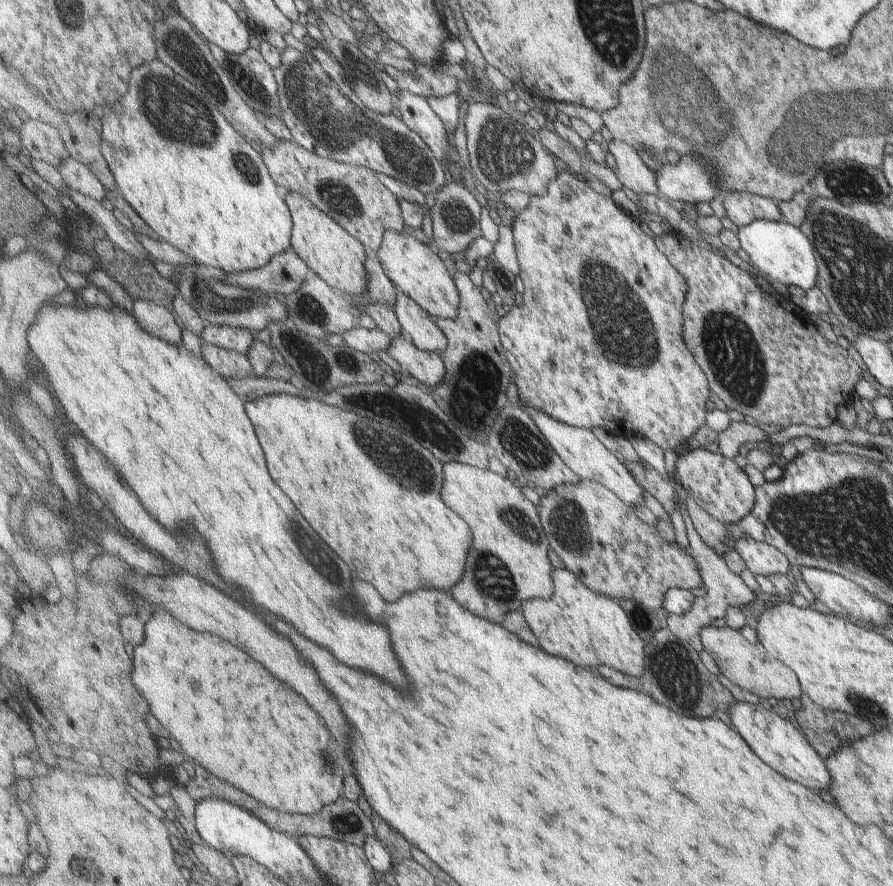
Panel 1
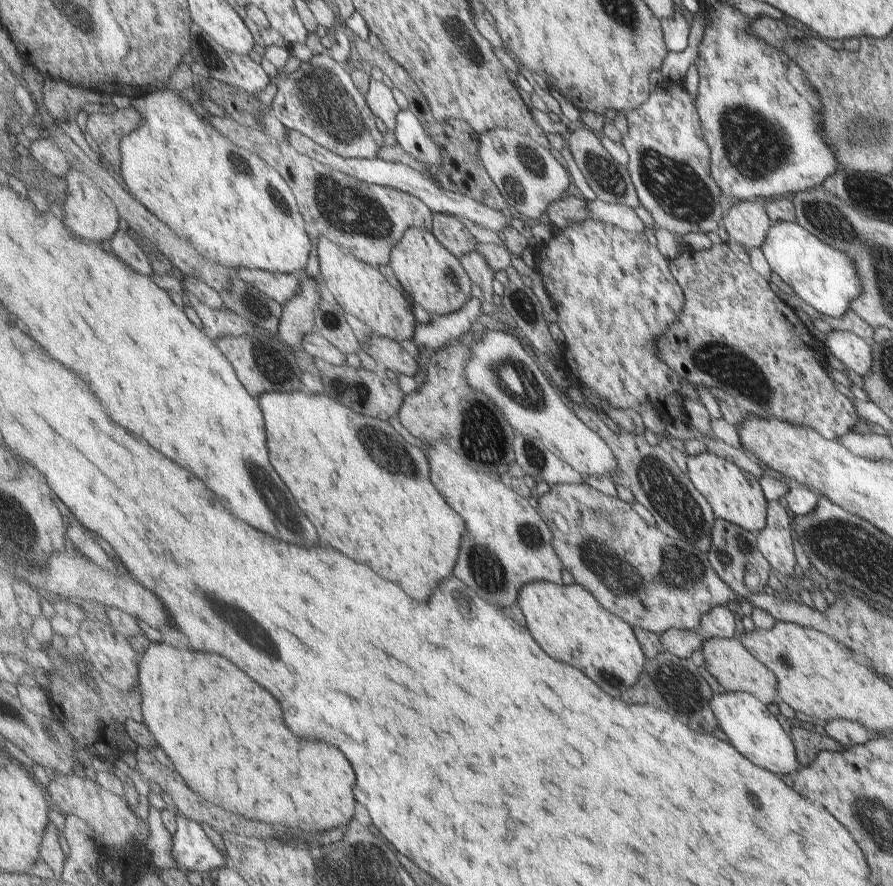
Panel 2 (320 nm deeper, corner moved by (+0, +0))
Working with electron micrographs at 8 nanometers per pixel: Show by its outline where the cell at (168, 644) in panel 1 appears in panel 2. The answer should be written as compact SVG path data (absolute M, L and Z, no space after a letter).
M151 642L145 651L140 664L140 691L145 696L142 697L142 710L145 710L143 722L149 732L153 732L156 744L171 756L169 760L183 782L193 791L214 805L243 814L251 820L297 828L297 831L317 834L346 828L354 819L353 790L357 780L351 762L331 744L299 740L285 726L281 706L271 692L261 688L233 662L217 654L175 648L167 642Z

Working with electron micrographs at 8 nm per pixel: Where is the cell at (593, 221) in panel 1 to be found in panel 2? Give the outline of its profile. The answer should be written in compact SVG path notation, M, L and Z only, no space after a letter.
M591 218L587 219L581 226L572 226L564 231L556 231L550 242L546 246L543 246L542 250L536 254L536 258L540 260L540 268L538 271L542 275L546 290L558 310L558 324L565 336L565 342L567 342L560 362L562 364L568 364L570 366L569 370L572 371L574 376L577 376L587 387L595 390L603 402L607 400L611 406L615 406L617 409L637 410L639 404L647 402L664 420L684 417L683 397L679 391L679 380L681 380L681 378L676 375L675 370L671 370L658 358L654 350L655 340L657 340L661 334L664 334L669 326L677 320L679 312L681 312L681 306L683 306L684 303L684 296L681 294L681 289L677 286L677 282L673 280L674 276L669 274L670 270L667 270L667 262L665 262L665 258L657 252L657 248L647 241L641 240L638 235L623 230L620 226Z

